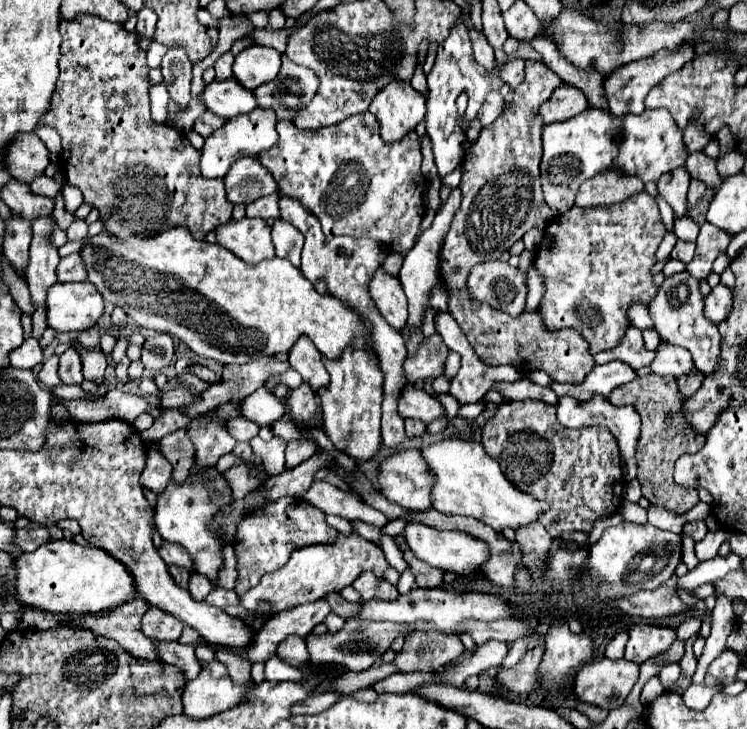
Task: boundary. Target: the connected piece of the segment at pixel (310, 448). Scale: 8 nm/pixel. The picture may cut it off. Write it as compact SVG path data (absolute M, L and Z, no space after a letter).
M290 441L286 447L286 469L294 469L296 465L308 461L314 453L314 441Z

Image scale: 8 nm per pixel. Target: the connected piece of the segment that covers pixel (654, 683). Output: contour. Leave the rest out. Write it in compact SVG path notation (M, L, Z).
M652 677L646 685L644 685L644 689L642 689L642 703L650 703L650 699L656 699L656 695L660 695L664 691L664 687L662 687L662 683L660 683L660 679L658 677Z

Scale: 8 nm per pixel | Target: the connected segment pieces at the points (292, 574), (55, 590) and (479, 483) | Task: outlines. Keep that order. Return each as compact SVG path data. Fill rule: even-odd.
M354 533L350 537L338 535L338 541L334 545L304 547L304 551L294 551L284 567L280 567L268 575L262 575L260 583L240 597L240 607L254 611L254 609L258 609L260 601L266 601L266 603L270 603L270 615L276 615L290 607L322 599L332 591L342 591L344 587L352 585L354 579L362 571L372 571L376 577L382 577L386 567L388 567L388 563L378 545L362 539L358 533Z
M48 541L32 553L22 553L14 559L16 565L16 585L14 599L24 607L48 611L48 613L100 613L110 607L124 603L124 597L134 595L132 575L126 567L116 563L108 553L98 547L82 547L72 541Z
M444 439L422 449L424 459L432 467L436 475L436 485L432 491L434 509L446 515L464 515L474 517L486 525L490 525L498 535L506 527L520 529L534 521L538 521L540 513L550 509L548 501L538 501L524 491L518 491L508 483L496 459L488 457L484 447L474 441L460 441L460 439Z

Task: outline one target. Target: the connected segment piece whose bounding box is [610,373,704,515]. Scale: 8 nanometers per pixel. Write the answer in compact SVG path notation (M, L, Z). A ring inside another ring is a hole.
M654 373L646 377L636 377L632 383L626 383L624 387L612 391L610 403L616 407L630 405L642 417L642 431L636 453L638 481L642 485L642 495L652 505L660 505L678 515L692 509L698 503L696 489L686 489L676 485L672 479L672 471L674 471L674 461L678 457L682 457L684 453L698 453L700 447L704 447L704 435L692 435L692 431L680 431L680 423L672 419L672 415L676 415L676 407L680 407L682 403L680 395L676 395L676 379L660 377Z

